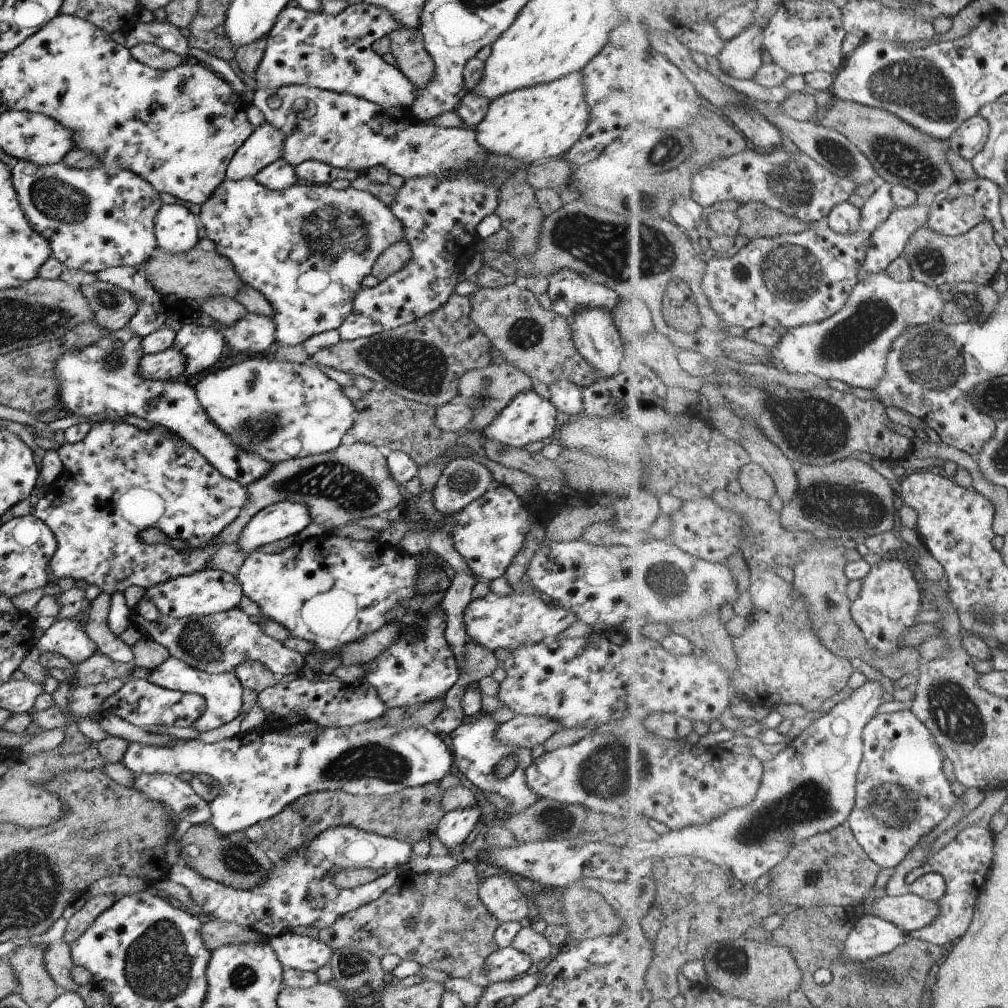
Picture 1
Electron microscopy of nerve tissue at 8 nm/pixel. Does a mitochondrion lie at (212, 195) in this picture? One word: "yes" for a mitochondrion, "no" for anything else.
no

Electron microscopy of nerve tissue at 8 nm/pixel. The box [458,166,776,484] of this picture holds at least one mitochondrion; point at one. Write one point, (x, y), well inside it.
(612, 250)

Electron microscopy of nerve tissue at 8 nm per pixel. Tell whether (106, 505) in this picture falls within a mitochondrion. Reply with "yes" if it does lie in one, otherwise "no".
no

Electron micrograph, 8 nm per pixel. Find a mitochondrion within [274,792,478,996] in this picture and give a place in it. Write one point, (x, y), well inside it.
(352, 965)

